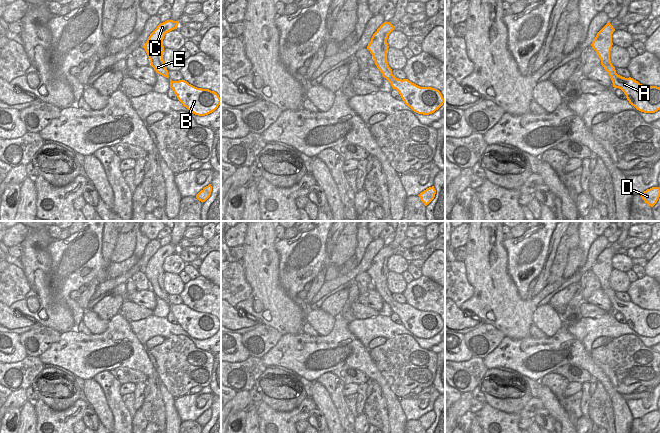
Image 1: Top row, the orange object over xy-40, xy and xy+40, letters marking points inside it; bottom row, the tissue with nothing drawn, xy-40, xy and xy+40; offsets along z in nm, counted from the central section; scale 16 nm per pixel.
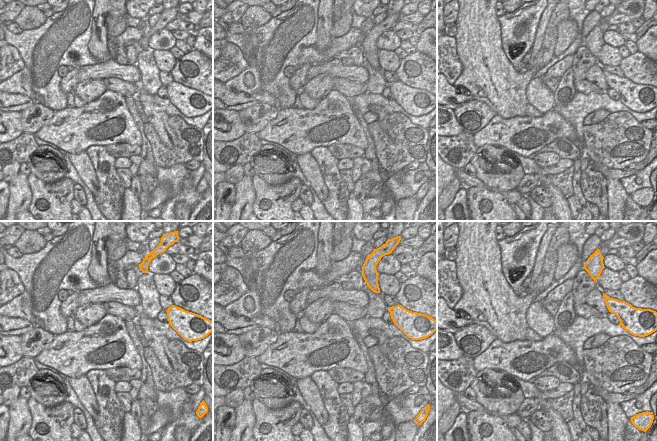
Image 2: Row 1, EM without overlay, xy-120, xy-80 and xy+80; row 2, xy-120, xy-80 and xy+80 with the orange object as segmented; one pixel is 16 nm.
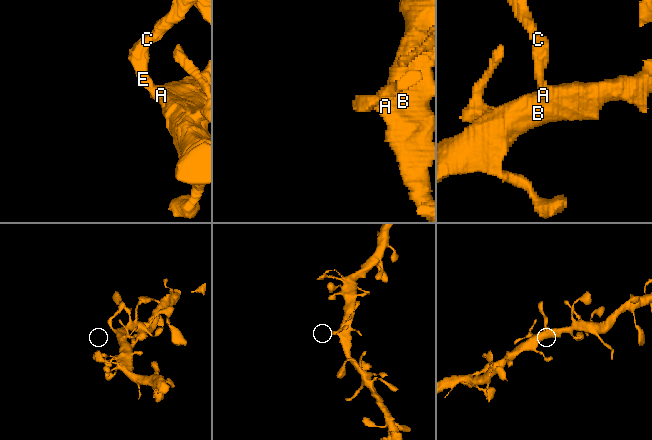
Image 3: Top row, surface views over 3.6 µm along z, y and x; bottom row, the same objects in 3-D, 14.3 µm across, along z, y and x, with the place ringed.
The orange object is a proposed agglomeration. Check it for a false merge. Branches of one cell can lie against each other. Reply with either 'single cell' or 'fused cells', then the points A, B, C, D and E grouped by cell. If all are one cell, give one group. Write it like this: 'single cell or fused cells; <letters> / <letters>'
single cell; A B C D E

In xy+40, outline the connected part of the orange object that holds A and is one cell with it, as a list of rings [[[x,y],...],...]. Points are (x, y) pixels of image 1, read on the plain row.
[[[608,246],[596,259],[591,270],[598,278],[601,289],[608,296],[613,311],[621,313],[629,327],[644,337],[655,337],[660,334],[660,311],[642,309],[633,302],[625,302],[616,297],[610,285],[612,258],[615,255]]]

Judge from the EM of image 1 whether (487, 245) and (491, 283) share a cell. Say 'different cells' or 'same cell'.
same cell

